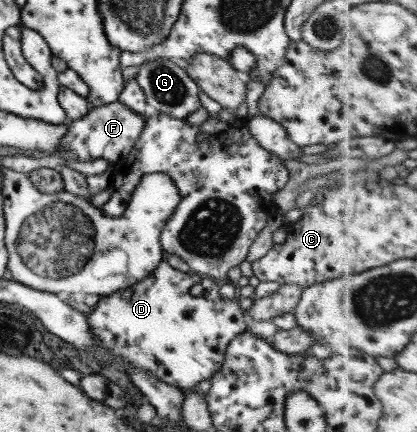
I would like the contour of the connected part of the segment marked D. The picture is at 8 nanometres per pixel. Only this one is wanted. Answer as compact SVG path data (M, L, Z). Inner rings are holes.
M161 260L145 279L135 285L99 296L92 312L85 314L89 332L95 336L97 344L109 348L113 356L121 356L121 360L151 372L161 382L173 385L182 392L195 387L203 379L210 379L220 369L227 344L239 333L246 331L251 322L252 317L239 307L237 298L223 299L219 296L218 289L214 278L193 271L175 270ZM194 283L202 285L203 292L199 296L189 293Z

